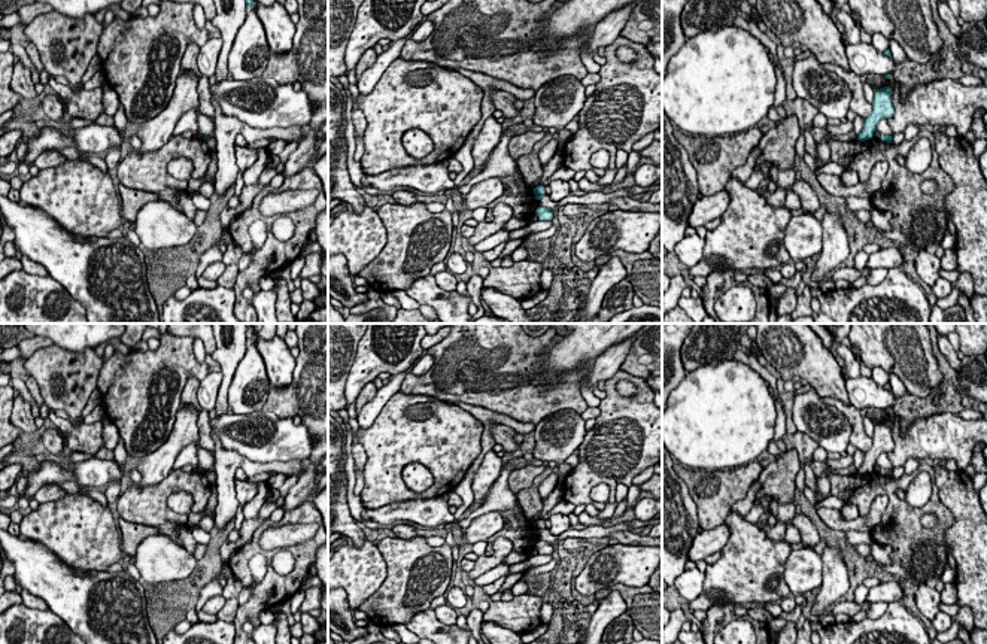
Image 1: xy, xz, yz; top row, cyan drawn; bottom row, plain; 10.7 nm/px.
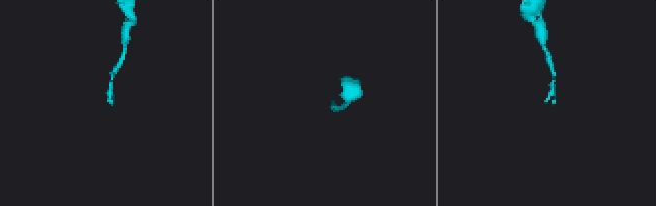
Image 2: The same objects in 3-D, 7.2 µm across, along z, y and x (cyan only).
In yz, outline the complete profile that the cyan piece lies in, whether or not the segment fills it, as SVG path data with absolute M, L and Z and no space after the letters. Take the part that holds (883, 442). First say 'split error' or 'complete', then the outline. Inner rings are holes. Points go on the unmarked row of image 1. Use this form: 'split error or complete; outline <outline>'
complete; outline M884 420L880 423L874 423L874 437L872 437L872 446L865 453L865 461L862 467L857 470L857 474L865 476L874 471L874 467L877 464L877 458L881 453L892 452L895 447L895 441L892 437L892 422Z

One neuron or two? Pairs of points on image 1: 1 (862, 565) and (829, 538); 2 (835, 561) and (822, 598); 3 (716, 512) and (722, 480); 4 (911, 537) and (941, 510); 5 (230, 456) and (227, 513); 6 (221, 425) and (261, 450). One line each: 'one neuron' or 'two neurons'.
1: one neuron
2: one neuron
3: one neuron
4: one neuron
5: one neuron
6: one neuron

